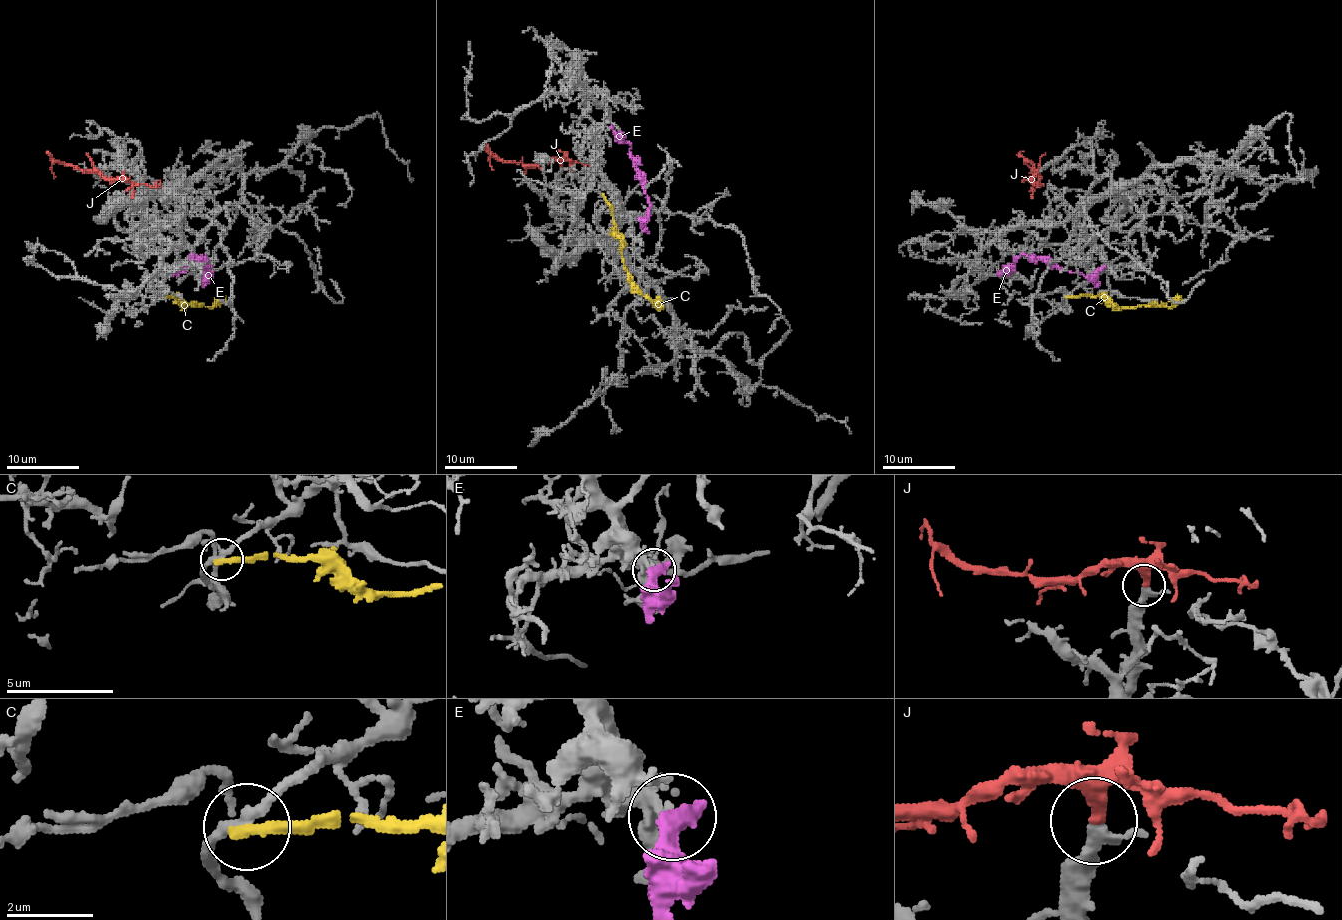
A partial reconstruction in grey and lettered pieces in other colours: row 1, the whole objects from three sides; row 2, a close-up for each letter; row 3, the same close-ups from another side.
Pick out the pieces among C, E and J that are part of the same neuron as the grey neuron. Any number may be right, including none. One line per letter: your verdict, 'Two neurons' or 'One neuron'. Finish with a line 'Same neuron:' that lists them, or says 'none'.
C: Two neurons
E: Two neurons
J: One neuron
Same neuron: J

